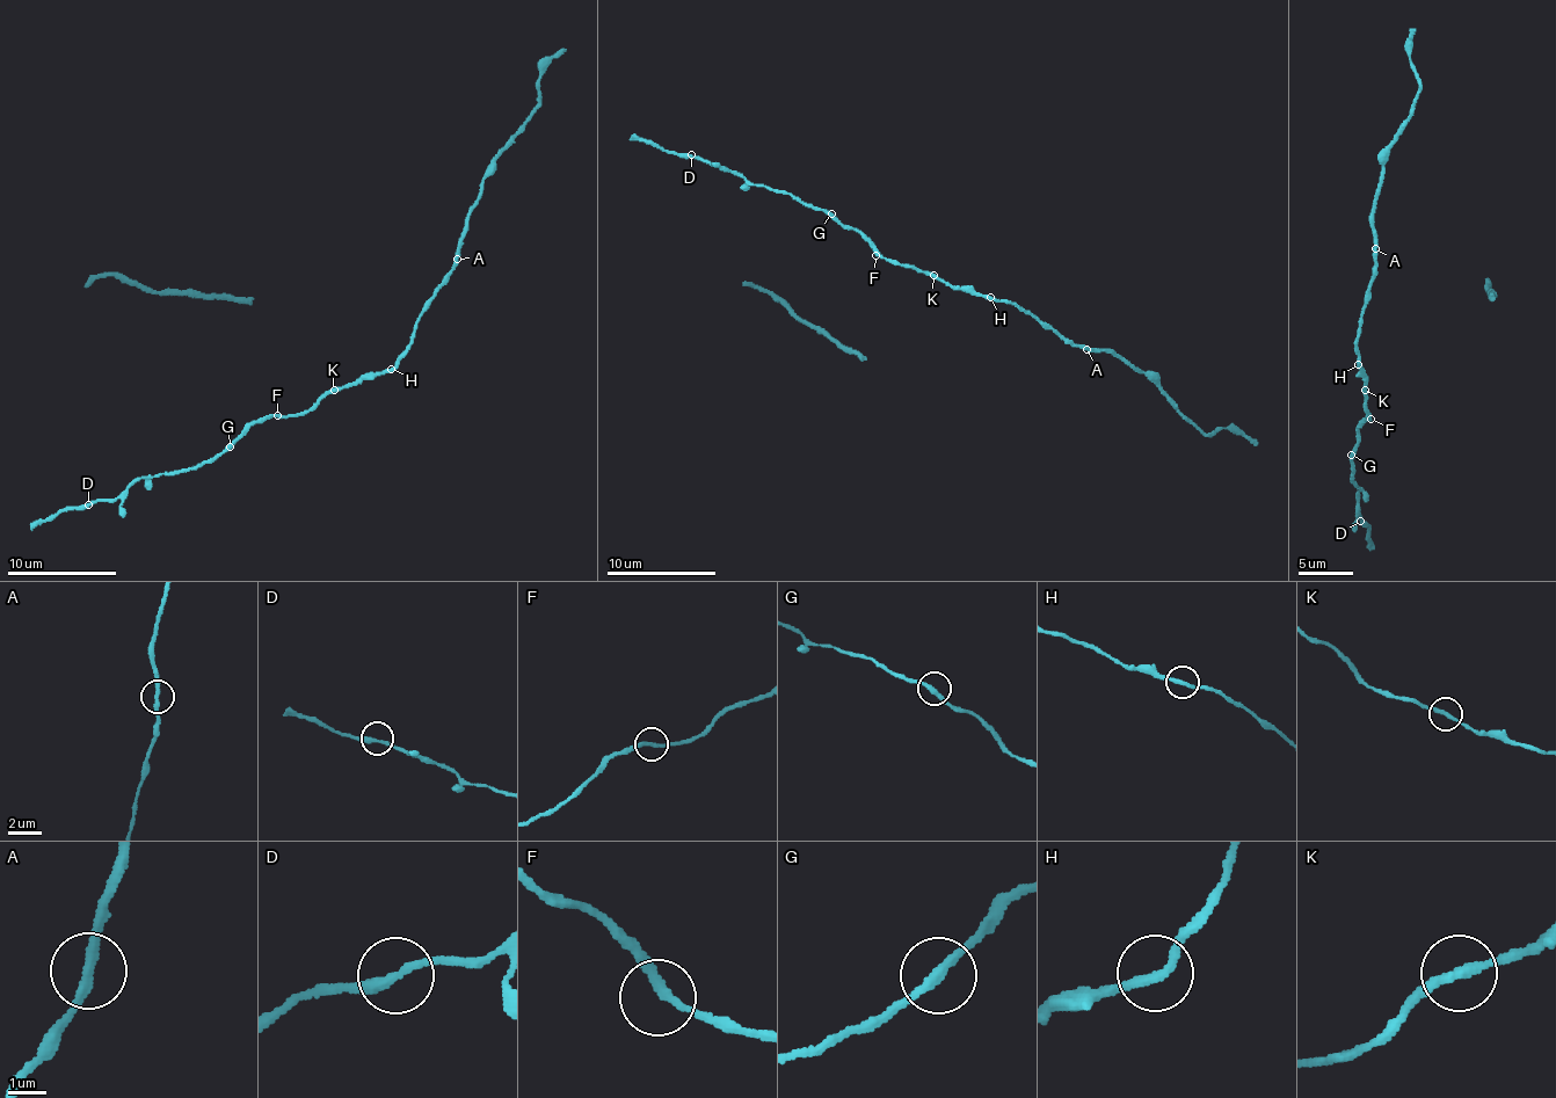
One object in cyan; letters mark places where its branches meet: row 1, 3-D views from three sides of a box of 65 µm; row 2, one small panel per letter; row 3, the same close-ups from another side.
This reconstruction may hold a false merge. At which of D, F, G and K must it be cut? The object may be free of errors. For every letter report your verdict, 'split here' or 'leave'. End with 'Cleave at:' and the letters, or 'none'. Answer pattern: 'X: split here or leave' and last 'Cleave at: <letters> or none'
D: leave
F: leave
G: leave
K: split here
Cleave at: K

